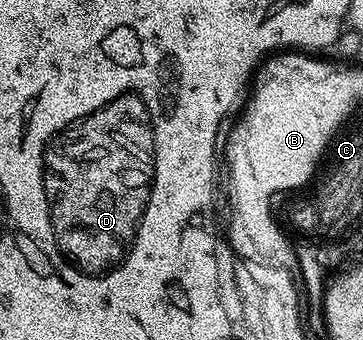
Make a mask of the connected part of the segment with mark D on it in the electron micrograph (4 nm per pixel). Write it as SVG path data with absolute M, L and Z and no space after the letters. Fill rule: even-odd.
M124 87L124 91L116 91L112 99L96 103L92 111L84 111L84 115L76 115L76 119L60 123L56 131L48 131L48 135L44 135L44 143L40 143L40 195L44 195L44 215L48 215L48 231L52 231L52 247L56 247L56 259L60 259L68 271L76 271L76 275L84 275L84 279L96 279L96 283L100 283L100 279L108 279L108 275L116 275L116 271L124 271L124 263L132 259L132 251L136 251L136 243L140 243L140 227L144 227L144 215L148 215L152 199L156 199L156 175L160 175L156 115L152 115L152 107L148 107L148 99L144 99L144 91L140 91L140 87Z

